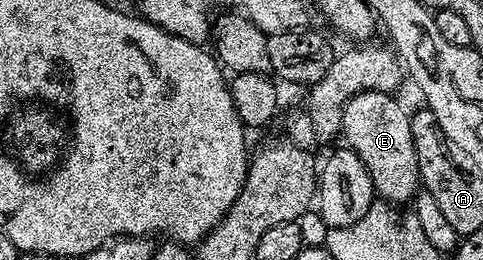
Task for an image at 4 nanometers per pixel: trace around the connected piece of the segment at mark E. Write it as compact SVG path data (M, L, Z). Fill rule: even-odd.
M363 90L362 93L354 95L344 105L344 115L340 128L342 138L348 141L345 142L347 149L354 151L358 160L362 160L362 164L372 181L373 191L388 204L411 203L422 189L420 173L418 172L418 156L414 156L414 136L410 136L409 111L404 111L392 98L395 97L383 90Z

